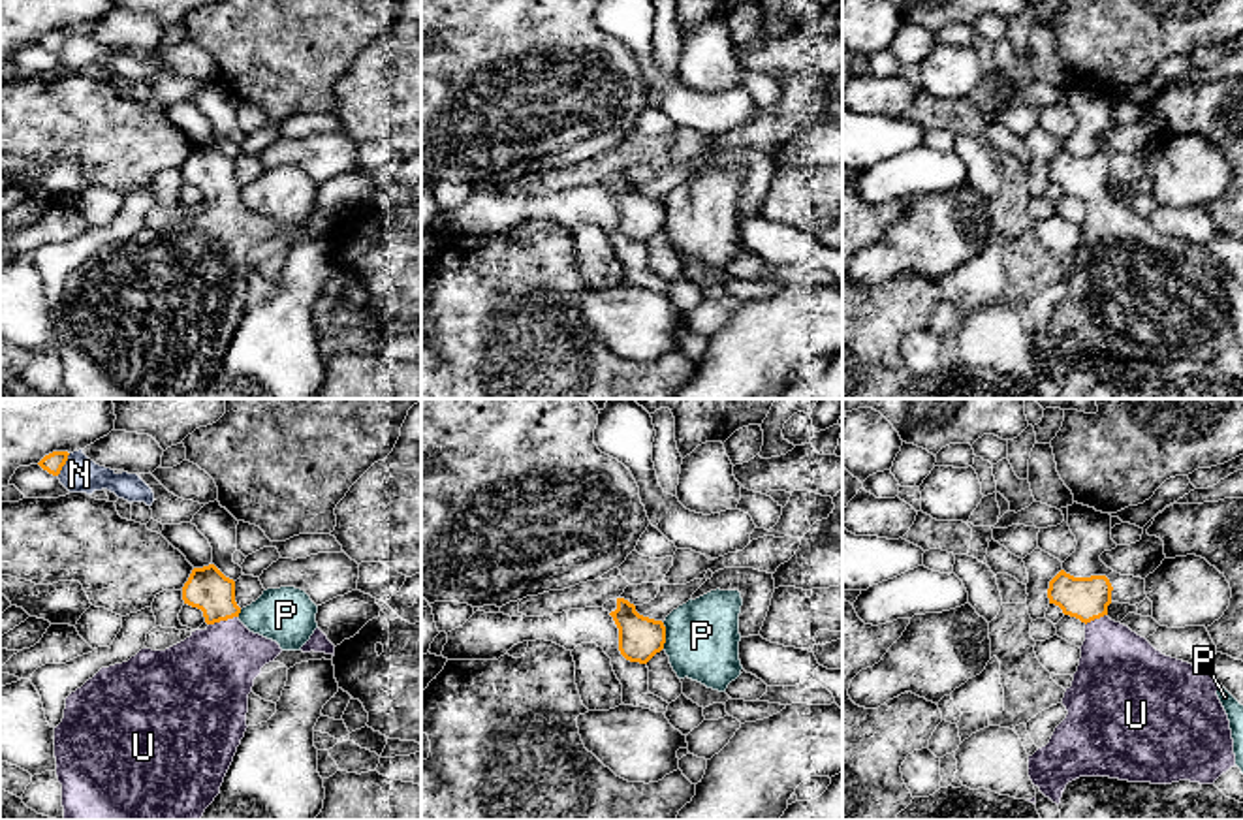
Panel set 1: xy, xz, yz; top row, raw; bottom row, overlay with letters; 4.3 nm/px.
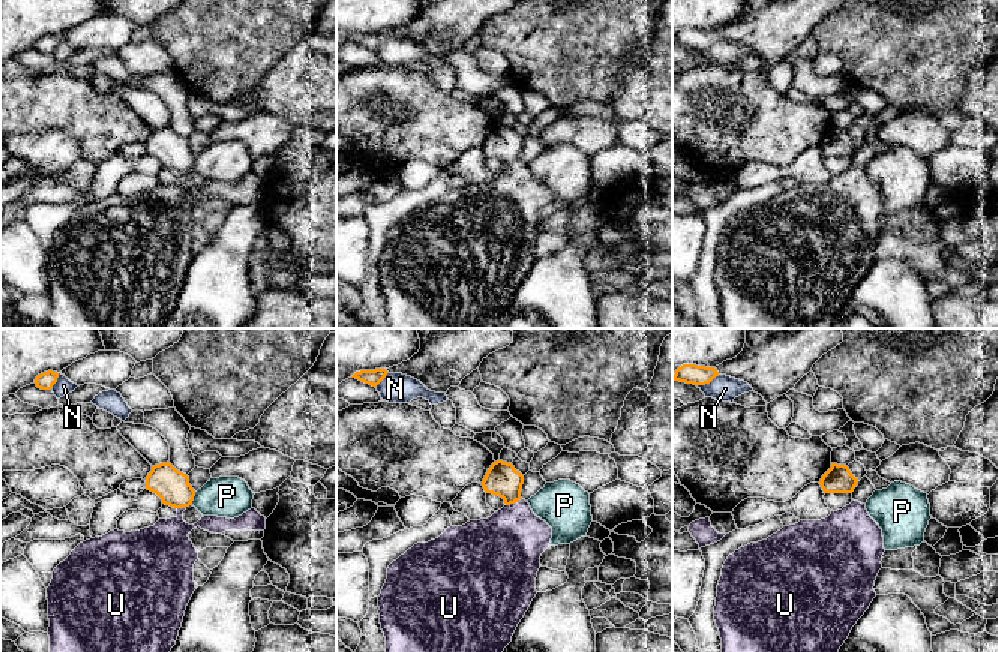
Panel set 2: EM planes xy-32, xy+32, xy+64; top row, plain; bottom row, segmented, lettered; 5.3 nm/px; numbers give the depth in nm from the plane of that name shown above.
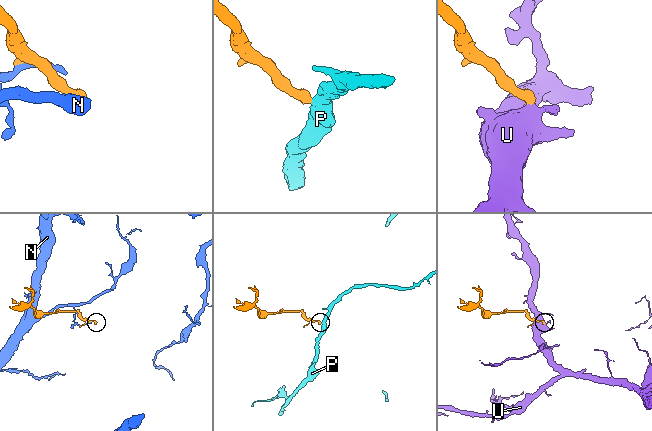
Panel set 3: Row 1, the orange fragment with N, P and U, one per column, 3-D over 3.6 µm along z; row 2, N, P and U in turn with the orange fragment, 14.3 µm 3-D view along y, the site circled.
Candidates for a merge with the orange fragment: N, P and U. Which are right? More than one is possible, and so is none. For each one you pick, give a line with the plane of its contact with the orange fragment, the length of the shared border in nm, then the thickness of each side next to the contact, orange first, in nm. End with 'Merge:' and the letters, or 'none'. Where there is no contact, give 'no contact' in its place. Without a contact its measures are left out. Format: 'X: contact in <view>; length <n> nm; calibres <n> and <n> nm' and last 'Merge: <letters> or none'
U: contact in xy; length 130 nm; calibres 190 and 380 nm
Merge: U

